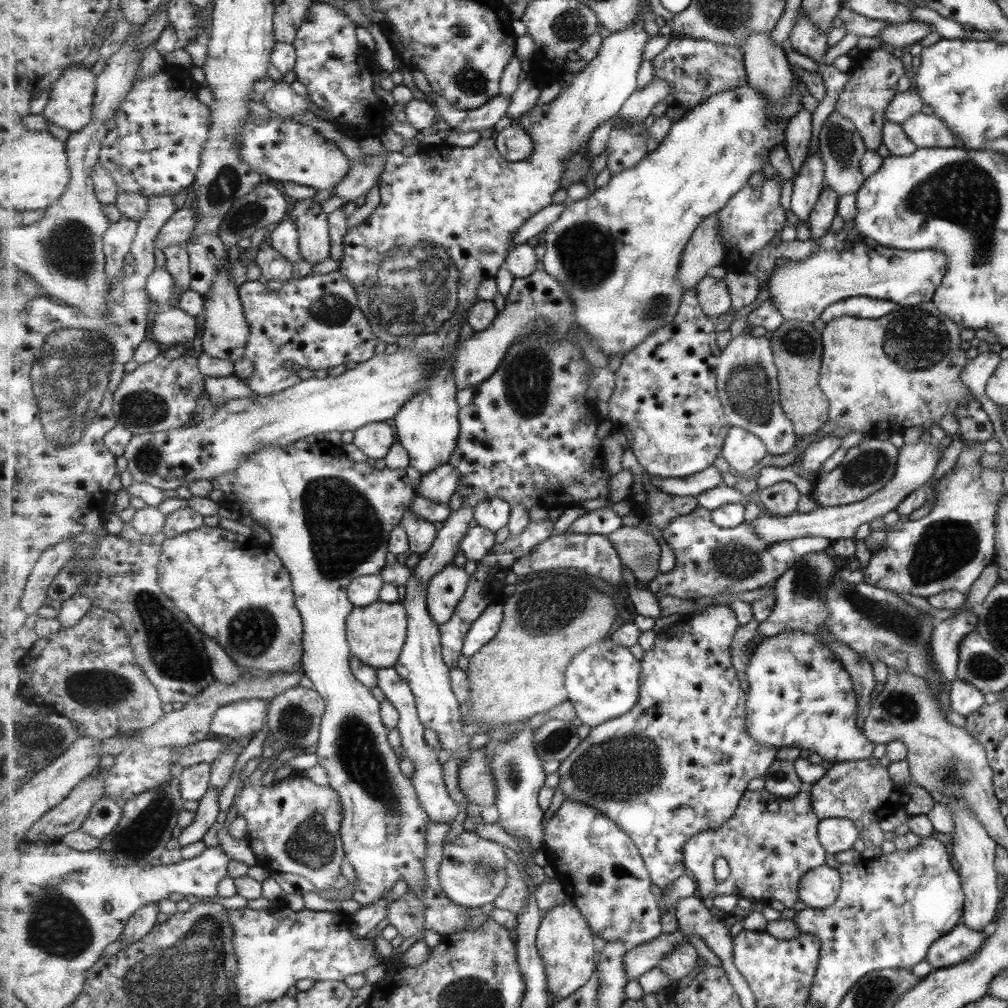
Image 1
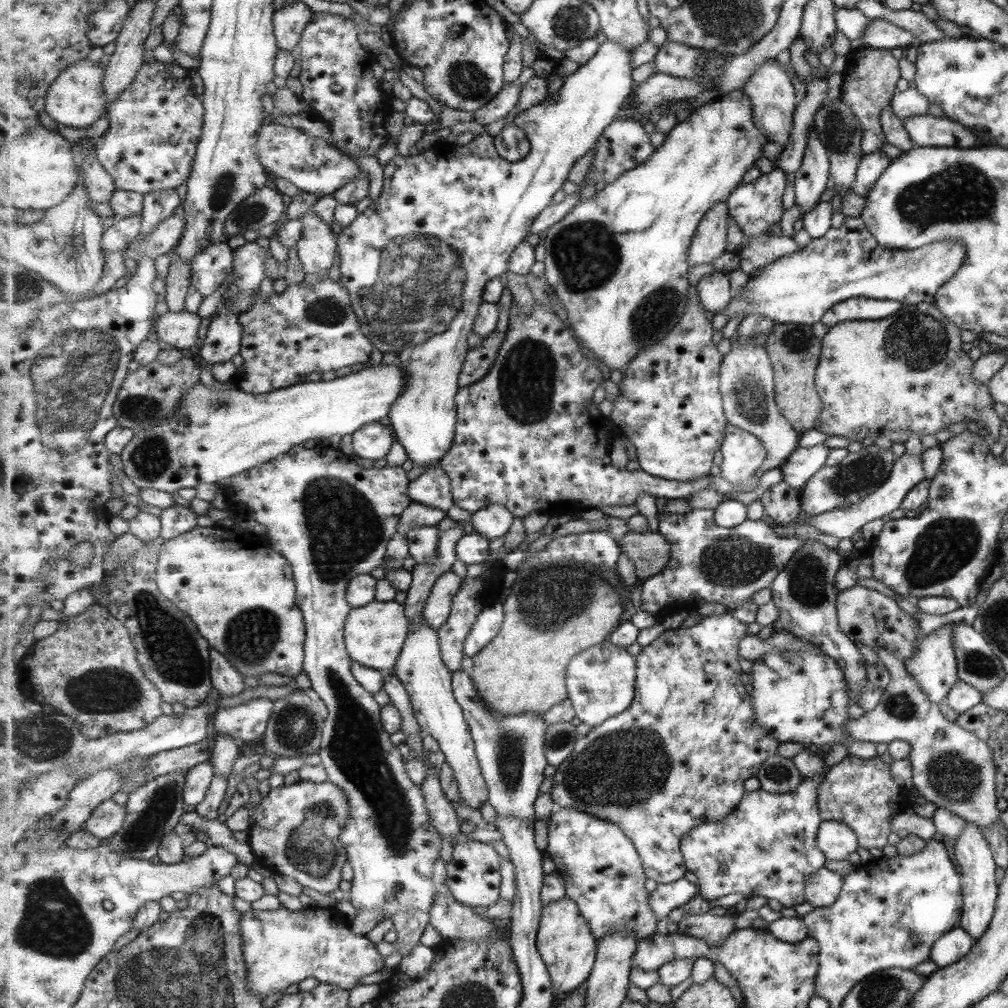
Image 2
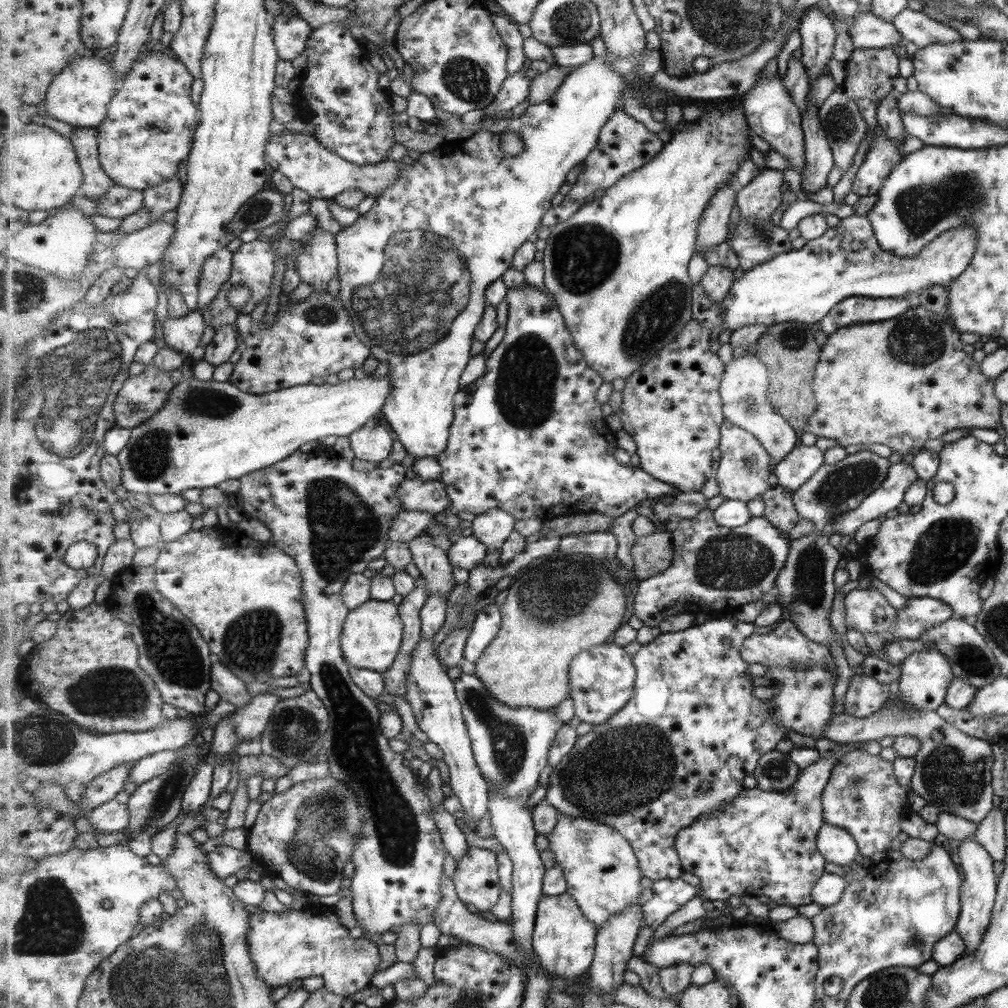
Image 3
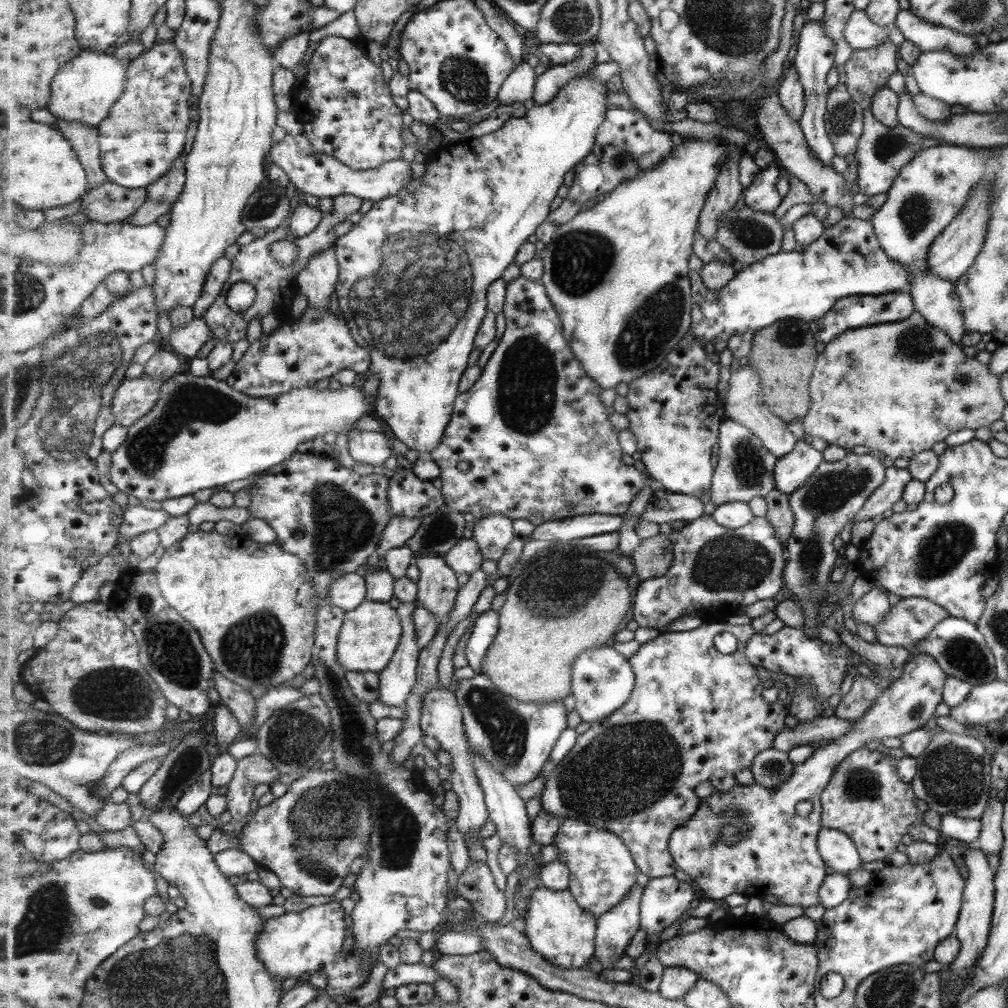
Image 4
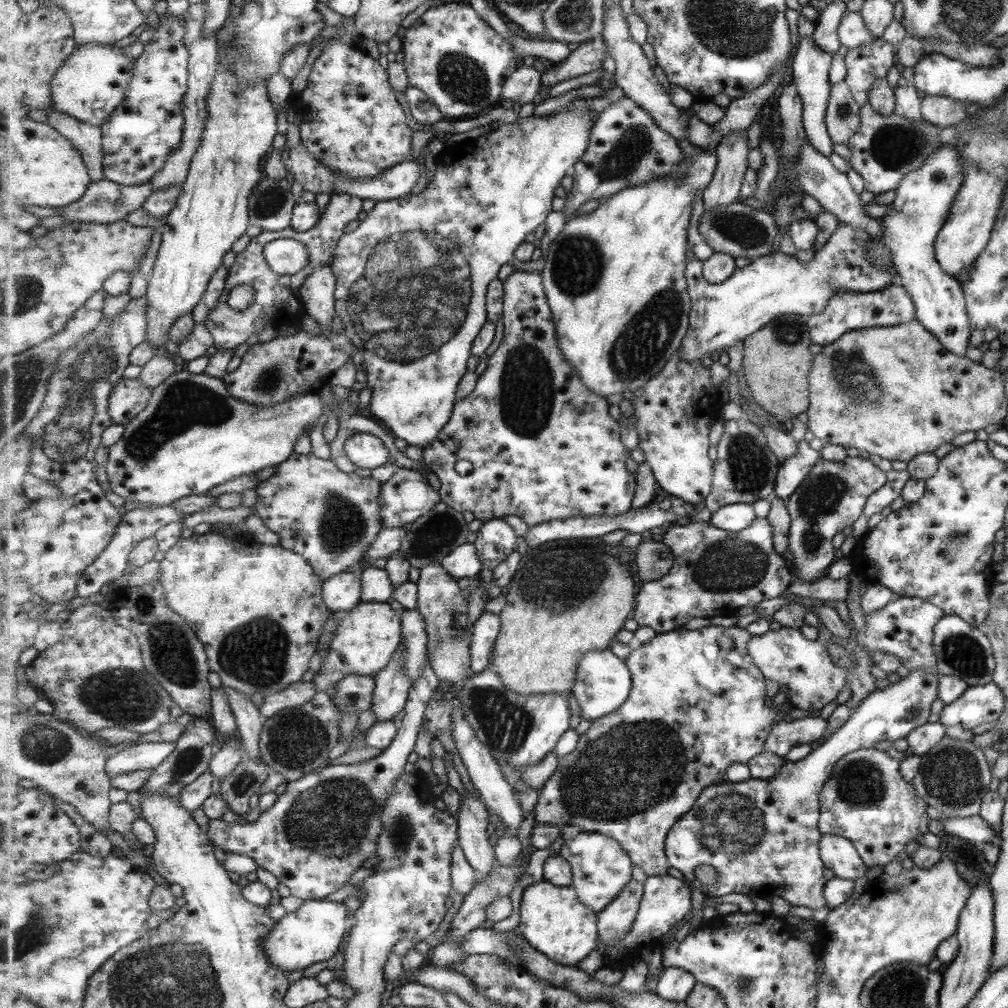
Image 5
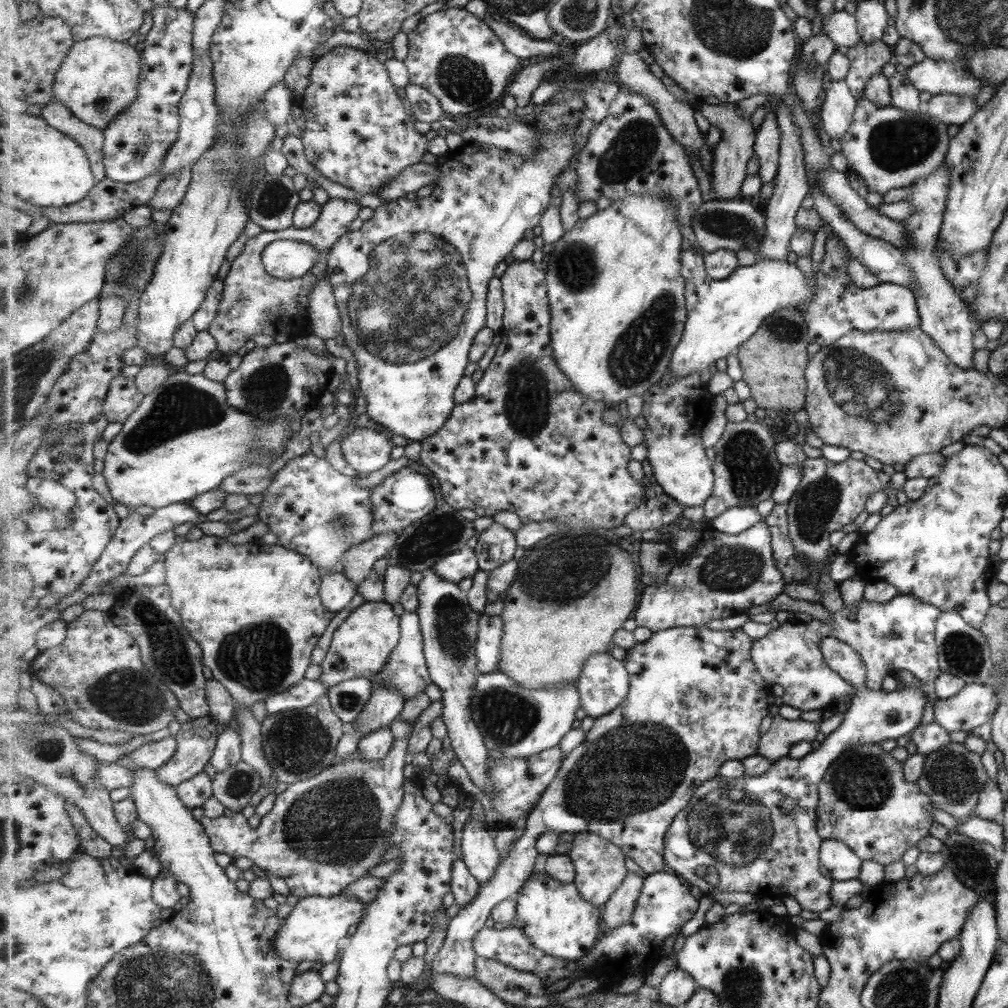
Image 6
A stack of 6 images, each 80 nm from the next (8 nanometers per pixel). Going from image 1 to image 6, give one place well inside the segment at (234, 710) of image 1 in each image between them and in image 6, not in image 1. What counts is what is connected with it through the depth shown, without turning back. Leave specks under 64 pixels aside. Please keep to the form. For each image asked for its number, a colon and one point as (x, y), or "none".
2: (248, 722)
3: (250, 722)
4: (277, 698)
5: (298, 694)
6: (307, 692)

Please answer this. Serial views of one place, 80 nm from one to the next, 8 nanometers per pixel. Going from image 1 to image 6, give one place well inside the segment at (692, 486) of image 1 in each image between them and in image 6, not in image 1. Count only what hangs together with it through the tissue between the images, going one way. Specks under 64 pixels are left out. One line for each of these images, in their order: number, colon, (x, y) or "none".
2: (530, 437)
3: (529, 437)
4: (540, 445)
5: (543, 446)
6: (529, 443)

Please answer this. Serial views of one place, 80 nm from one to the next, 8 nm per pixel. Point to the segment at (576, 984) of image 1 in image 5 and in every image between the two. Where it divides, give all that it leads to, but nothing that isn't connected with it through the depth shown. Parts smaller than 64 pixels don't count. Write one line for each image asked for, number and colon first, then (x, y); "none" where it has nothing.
2: (568, 946)
3: (564, 940)
4: (558, 928)
5: (553, 919)

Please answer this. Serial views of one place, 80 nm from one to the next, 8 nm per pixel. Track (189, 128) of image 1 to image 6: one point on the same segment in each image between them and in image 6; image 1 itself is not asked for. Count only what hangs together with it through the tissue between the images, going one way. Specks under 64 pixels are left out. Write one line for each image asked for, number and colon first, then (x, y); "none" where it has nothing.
2: (156, 124)
3: (147, 134)
4: (146, 131)
5: (146, 128)
6: (136, 143)

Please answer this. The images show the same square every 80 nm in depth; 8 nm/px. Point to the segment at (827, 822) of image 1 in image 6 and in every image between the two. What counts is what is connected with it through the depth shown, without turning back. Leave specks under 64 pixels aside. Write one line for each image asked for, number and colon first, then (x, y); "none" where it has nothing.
2: (836, 840)
3: (837, 847)
4: (837, 850)
5: (836, 852)
6: (842, 864)

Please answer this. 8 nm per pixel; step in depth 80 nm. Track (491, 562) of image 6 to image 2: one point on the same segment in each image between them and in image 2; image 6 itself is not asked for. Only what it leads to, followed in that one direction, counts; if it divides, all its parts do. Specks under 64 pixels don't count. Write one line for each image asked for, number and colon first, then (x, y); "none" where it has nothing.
2: (495, 521)
3: (494, 528)
4: (495, 534)
5: (496, 540)

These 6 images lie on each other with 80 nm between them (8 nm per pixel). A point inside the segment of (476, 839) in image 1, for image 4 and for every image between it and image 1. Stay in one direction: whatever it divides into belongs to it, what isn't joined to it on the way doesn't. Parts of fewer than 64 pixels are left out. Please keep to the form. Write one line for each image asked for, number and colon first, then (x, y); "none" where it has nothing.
2: (474, 871)
3: (477, 876)
4: (477, 884)

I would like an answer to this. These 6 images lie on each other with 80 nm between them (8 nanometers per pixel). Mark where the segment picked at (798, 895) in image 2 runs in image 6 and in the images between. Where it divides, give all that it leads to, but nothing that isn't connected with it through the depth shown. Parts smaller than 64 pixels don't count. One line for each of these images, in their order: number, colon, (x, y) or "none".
3: (759, 844)
4: (749, 840)
5: (760, 837)
6: (757, 834)

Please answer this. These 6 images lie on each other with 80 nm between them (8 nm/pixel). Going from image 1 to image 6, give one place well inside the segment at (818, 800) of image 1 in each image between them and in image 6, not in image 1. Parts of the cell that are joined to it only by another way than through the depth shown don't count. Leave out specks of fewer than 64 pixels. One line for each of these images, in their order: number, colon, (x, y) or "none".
2: (862, 793)
3: (862, 796)
4: (865, 799)
5: (864, 799)
6: (878, 814)

